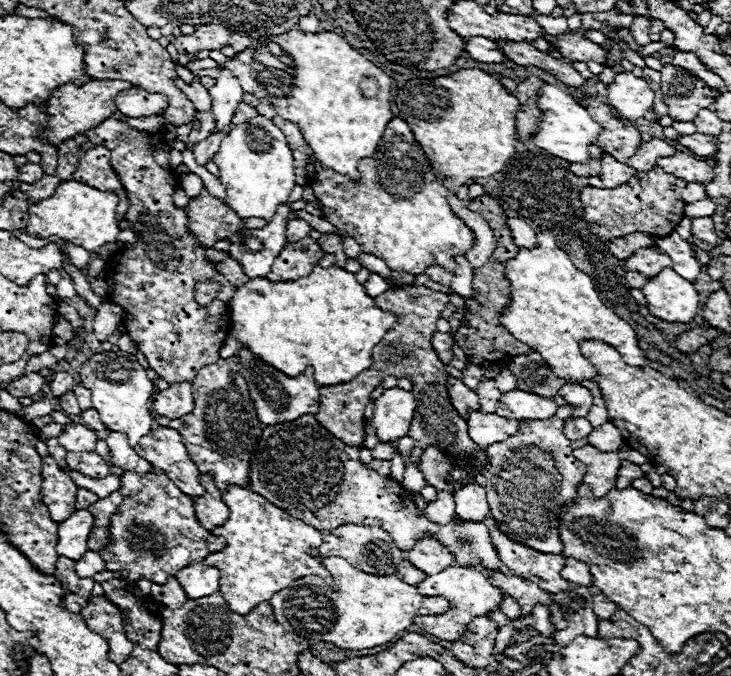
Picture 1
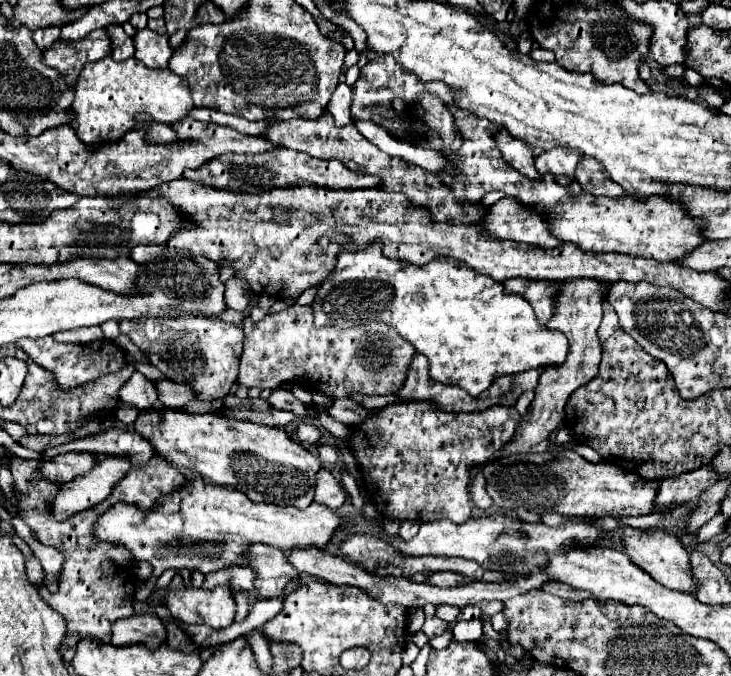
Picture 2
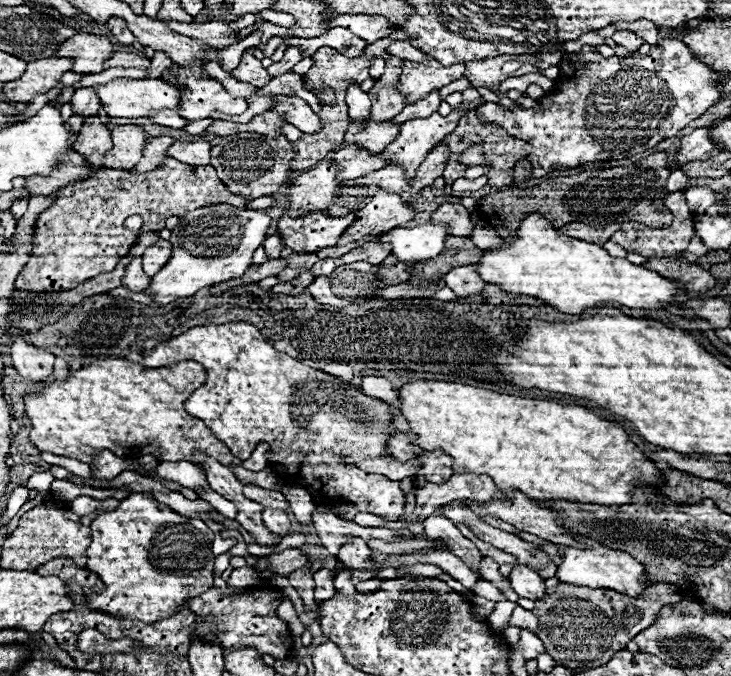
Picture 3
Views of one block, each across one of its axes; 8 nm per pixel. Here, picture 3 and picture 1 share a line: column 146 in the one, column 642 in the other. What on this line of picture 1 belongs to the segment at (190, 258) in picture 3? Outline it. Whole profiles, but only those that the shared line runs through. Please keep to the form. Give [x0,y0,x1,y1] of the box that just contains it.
[642,268,700,322]

